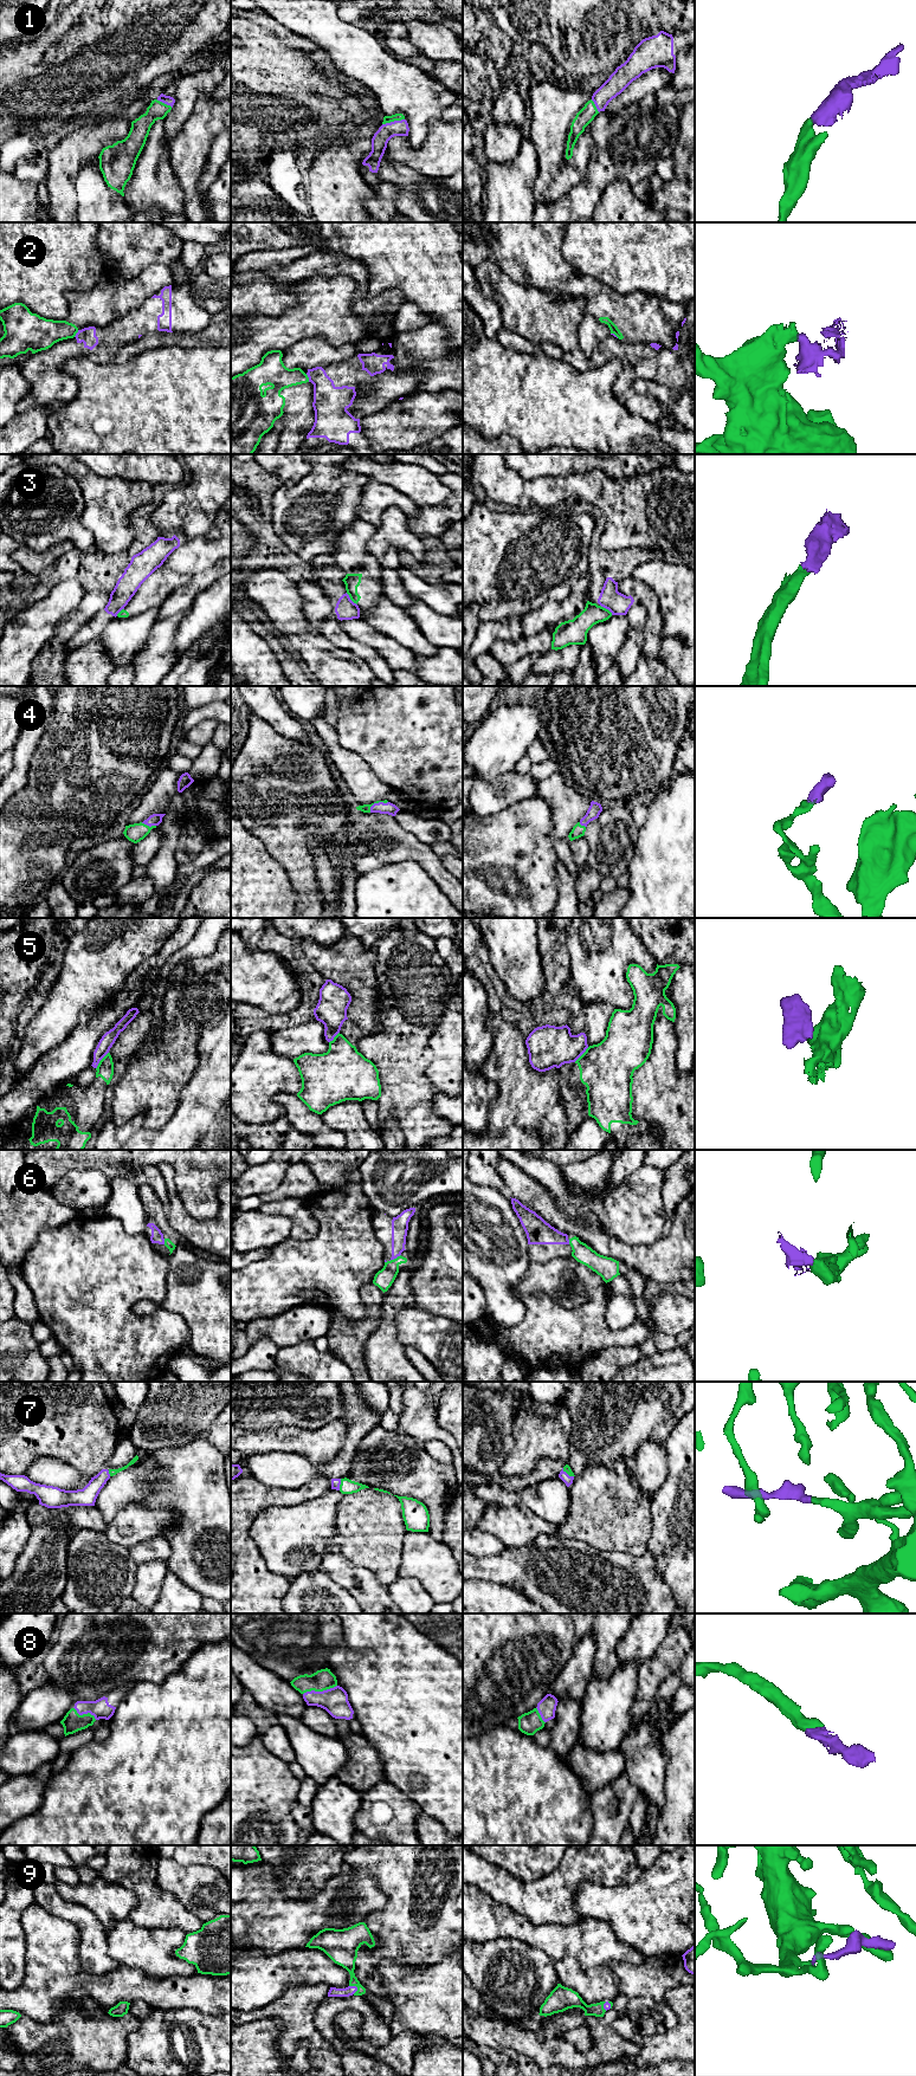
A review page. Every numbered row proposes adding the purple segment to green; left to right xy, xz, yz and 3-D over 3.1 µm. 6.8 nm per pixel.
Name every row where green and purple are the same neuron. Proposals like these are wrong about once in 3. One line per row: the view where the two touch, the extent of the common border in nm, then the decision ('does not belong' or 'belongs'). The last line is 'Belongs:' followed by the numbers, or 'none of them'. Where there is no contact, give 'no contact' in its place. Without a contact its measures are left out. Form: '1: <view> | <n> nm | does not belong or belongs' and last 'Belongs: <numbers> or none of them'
1: xz | 160 nm | belongs
2: xz | 60 nm | does not belong
3: xz | 120 nm | does not belong
4: xz | 150 nm | belongs
5: xy | 150 nm | does not belong
6: xz | 90 nm | does not belong
7: xz | 80 nm | belongs
8: xz | 240 nm | belongs
9: xz | 70 nm | belongs
Belongs: 1, 4, 7, 8, 9

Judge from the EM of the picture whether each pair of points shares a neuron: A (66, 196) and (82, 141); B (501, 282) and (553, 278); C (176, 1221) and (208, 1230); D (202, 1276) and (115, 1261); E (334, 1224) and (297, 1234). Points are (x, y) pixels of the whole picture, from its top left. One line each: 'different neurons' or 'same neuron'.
A: same neuron
B: different neurons
C: same neuron
D: different neurons
E: different neurons

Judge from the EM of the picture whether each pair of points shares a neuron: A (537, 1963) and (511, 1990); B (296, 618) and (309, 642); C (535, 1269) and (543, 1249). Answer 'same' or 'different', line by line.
A: same
B: same
C: different

